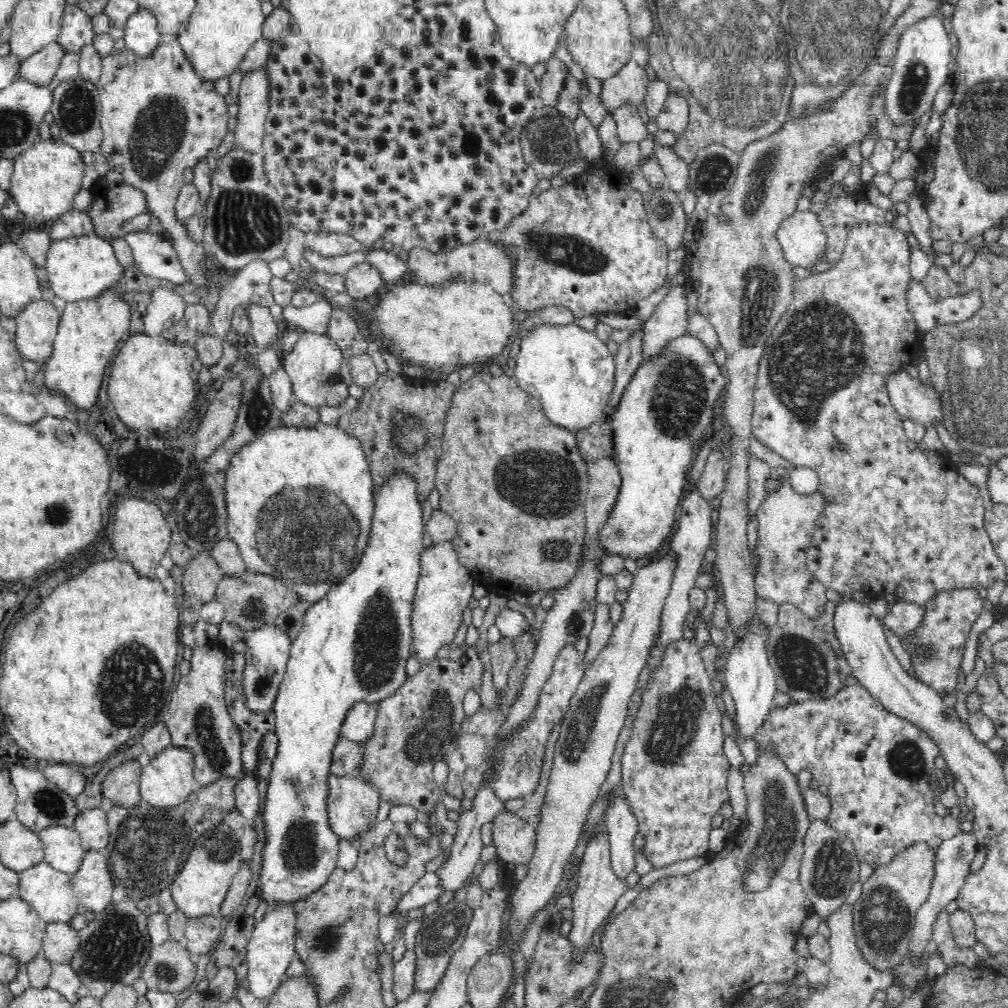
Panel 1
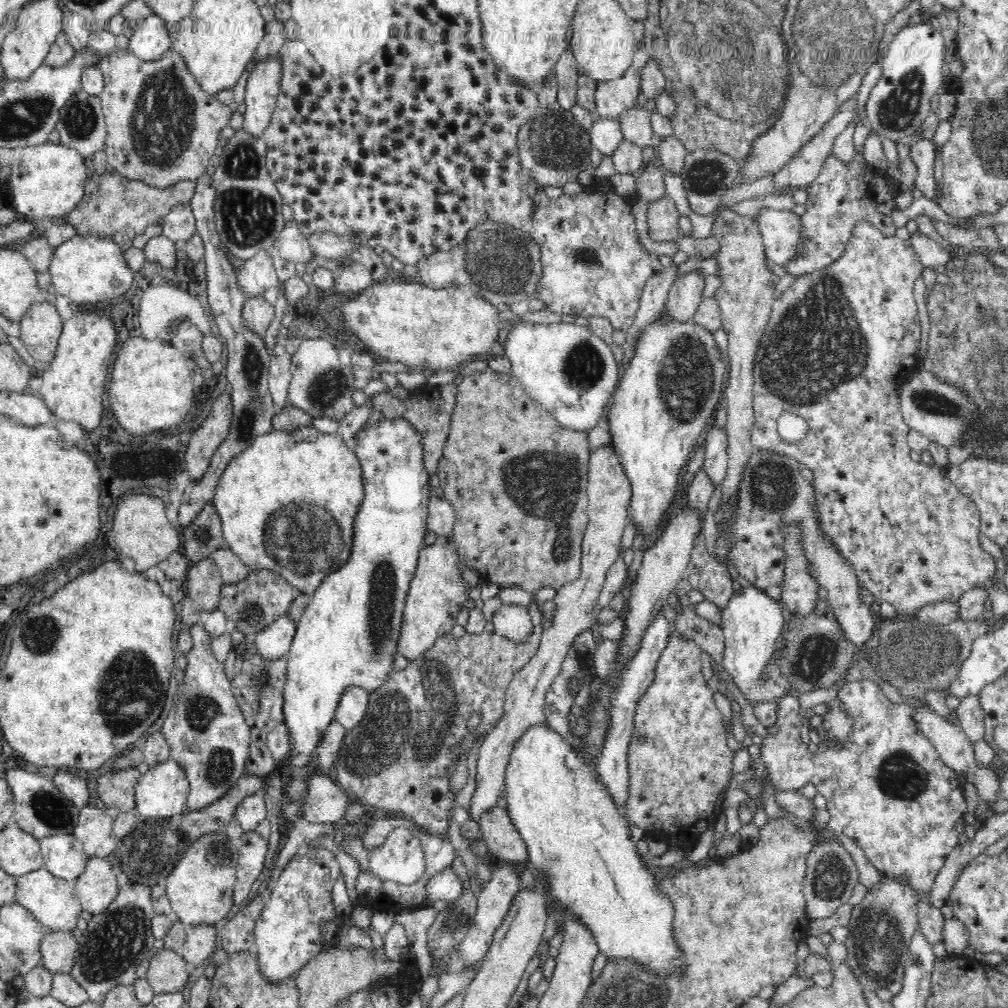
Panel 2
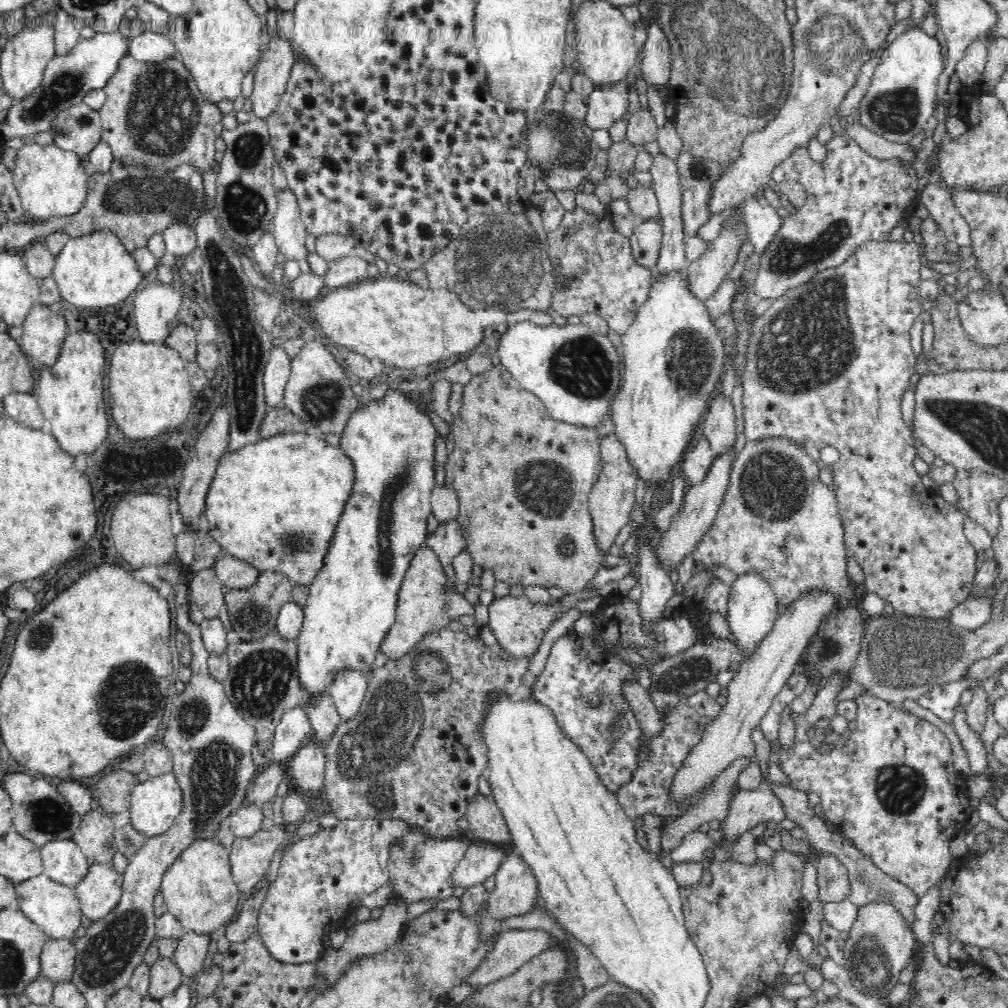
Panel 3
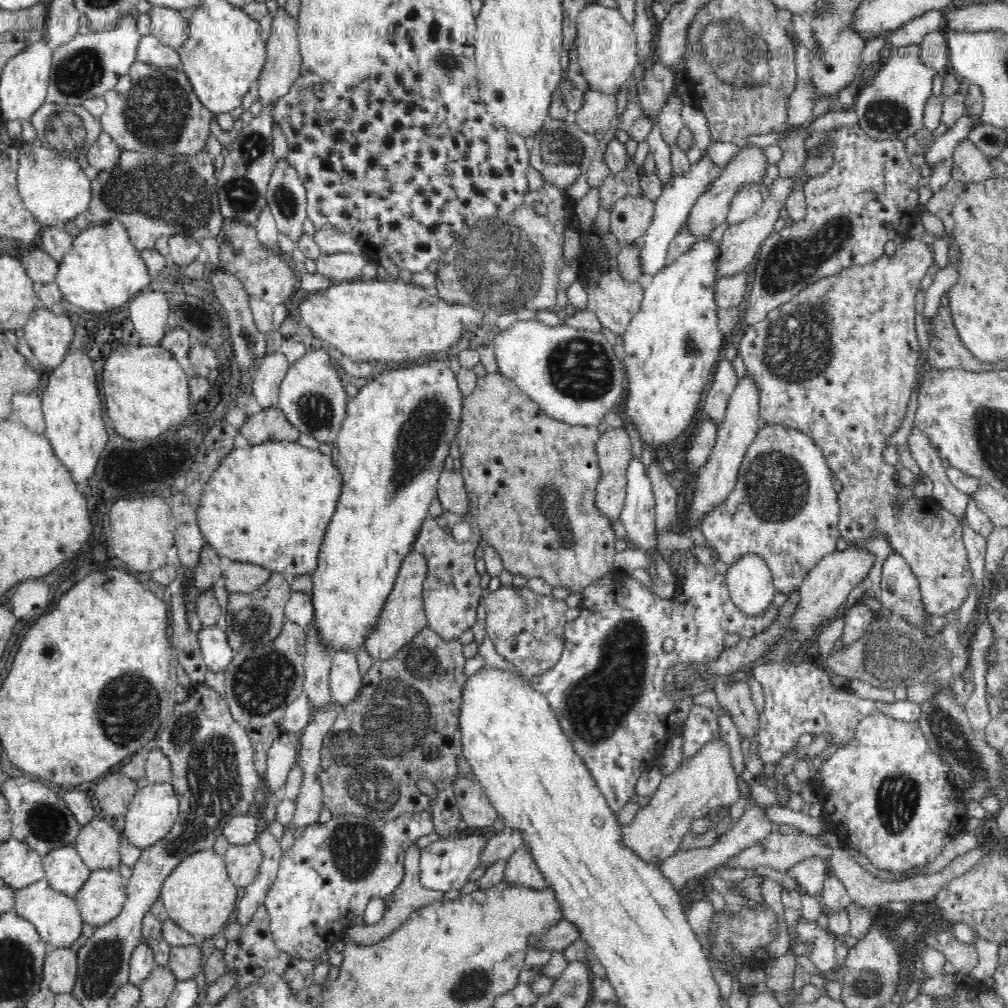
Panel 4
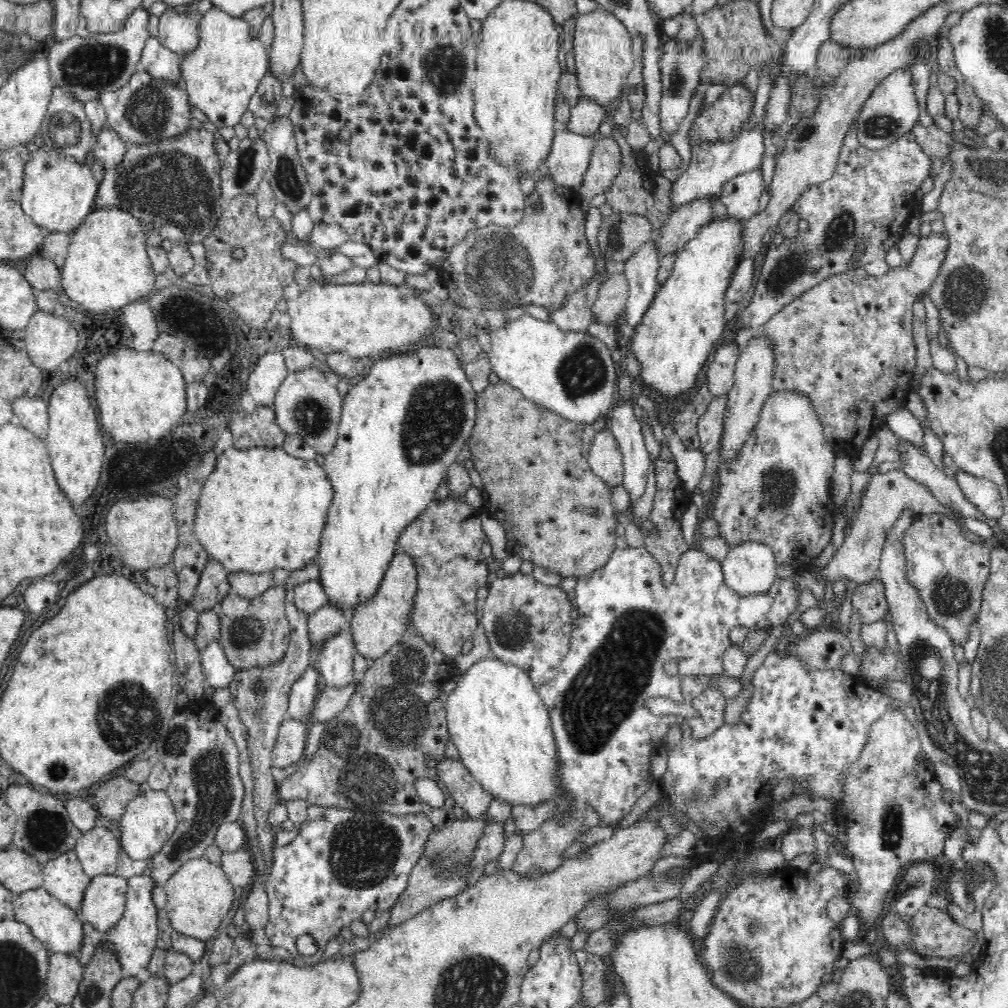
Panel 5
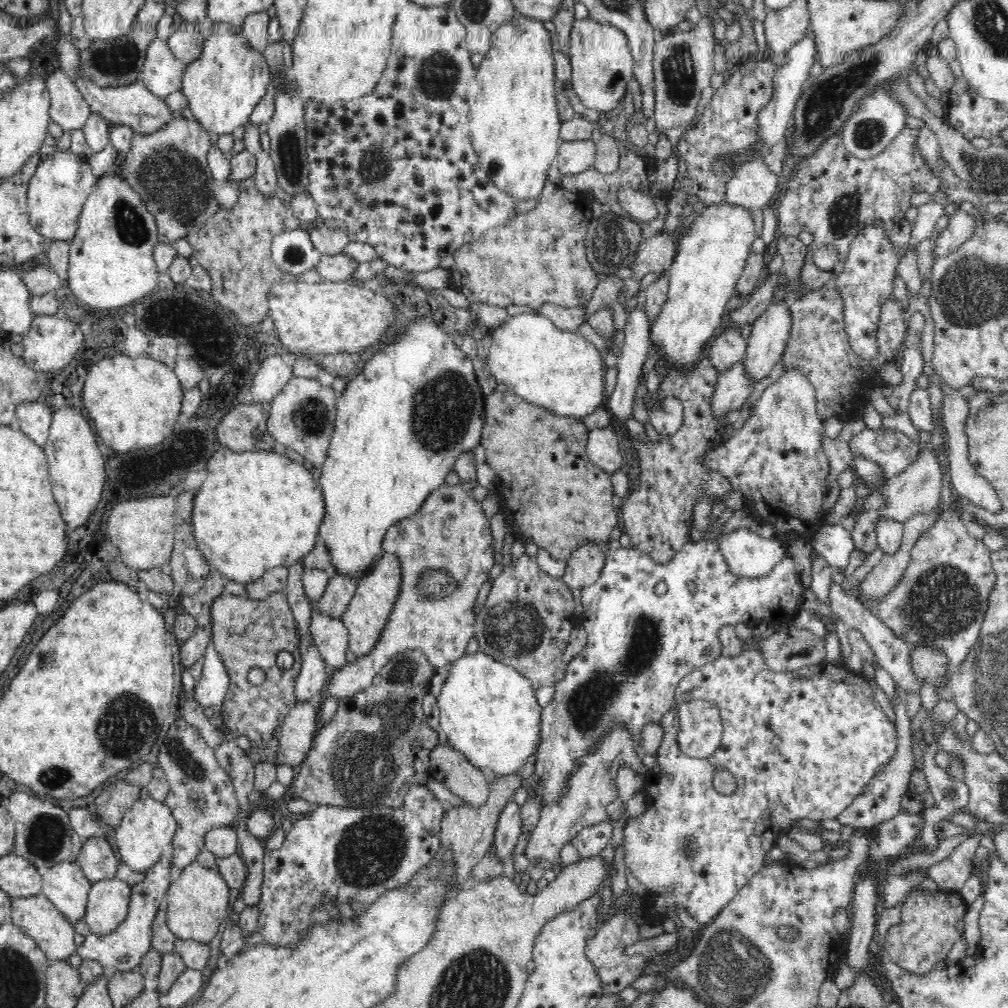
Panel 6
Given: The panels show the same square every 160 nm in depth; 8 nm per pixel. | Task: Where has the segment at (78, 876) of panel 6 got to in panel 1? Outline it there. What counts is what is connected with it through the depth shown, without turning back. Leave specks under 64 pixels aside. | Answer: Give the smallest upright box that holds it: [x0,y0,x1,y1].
[37,825,85,875]

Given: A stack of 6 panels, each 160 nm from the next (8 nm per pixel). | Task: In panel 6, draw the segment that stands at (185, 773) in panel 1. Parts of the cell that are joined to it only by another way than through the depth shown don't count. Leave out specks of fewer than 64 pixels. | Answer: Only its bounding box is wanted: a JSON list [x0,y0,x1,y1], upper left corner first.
[114,798,176,874]

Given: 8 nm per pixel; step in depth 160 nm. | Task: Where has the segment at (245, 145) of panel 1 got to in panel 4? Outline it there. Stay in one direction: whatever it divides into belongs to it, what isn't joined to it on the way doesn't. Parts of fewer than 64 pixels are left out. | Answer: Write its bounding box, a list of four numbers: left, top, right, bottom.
[257,6,302,105]

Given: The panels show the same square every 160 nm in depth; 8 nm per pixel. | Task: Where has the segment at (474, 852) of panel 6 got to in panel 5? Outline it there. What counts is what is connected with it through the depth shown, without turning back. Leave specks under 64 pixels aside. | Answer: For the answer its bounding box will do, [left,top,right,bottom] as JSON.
[390,813,490,925]

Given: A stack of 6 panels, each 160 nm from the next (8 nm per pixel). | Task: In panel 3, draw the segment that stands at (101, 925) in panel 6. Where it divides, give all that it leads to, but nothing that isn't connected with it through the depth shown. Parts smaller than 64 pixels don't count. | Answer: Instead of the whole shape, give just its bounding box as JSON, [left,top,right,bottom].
[75,864,122,921]

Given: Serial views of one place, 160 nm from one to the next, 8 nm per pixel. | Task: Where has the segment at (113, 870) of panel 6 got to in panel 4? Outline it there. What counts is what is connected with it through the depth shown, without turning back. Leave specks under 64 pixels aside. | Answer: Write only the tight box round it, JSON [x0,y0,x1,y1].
[74,819,121,872]

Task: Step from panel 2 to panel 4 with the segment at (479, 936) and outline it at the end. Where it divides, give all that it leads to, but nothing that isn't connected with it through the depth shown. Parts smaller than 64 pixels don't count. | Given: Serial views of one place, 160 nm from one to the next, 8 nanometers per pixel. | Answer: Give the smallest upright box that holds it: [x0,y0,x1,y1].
[504,842,549,890]

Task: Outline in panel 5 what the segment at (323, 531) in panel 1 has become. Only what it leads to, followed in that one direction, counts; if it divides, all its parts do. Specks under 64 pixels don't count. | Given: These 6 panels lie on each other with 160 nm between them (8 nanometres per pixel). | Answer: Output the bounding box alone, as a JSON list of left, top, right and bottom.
[193,447,332,574]

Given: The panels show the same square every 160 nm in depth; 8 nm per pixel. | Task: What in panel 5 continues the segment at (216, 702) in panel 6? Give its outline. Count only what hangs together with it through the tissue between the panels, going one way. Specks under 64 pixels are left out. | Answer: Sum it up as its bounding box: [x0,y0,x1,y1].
[201,642,235,689]

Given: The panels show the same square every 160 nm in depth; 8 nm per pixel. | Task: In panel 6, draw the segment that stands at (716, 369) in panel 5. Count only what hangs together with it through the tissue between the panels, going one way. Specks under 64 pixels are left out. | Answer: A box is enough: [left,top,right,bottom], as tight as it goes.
[709,325,747,372]

